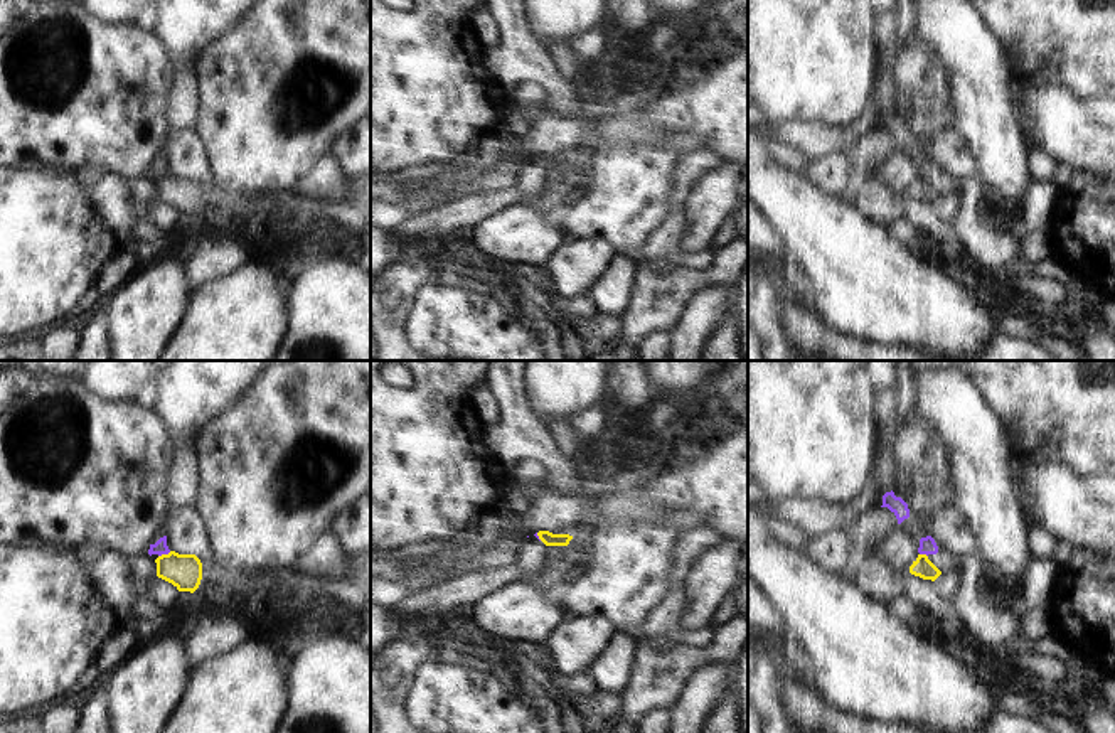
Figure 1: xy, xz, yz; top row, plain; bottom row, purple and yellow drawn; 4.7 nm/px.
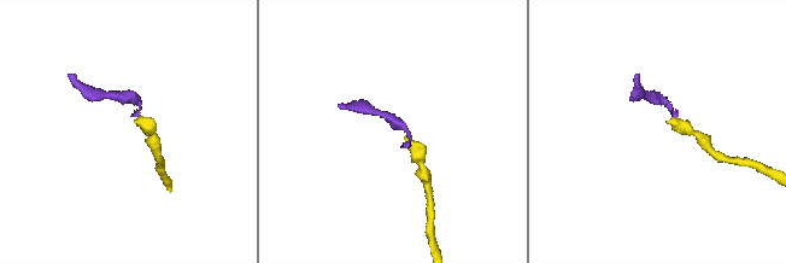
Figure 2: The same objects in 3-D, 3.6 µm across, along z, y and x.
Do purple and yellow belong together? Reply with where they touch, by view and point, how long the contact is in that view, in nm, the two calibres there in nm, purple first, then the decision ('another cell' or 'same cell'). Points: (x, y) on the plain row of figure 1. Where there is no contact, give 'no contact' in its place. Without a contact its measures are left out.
xy (164, 176) | 70 nm | 70/160 nm | another cell

